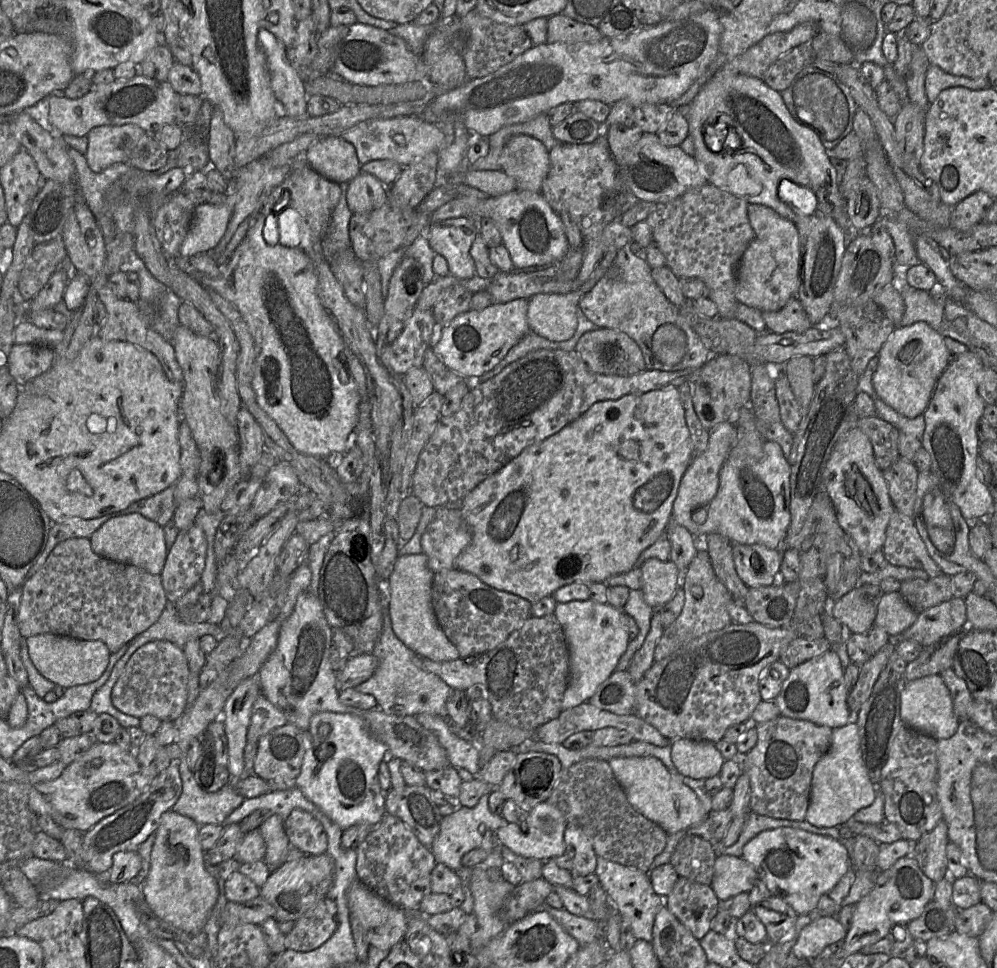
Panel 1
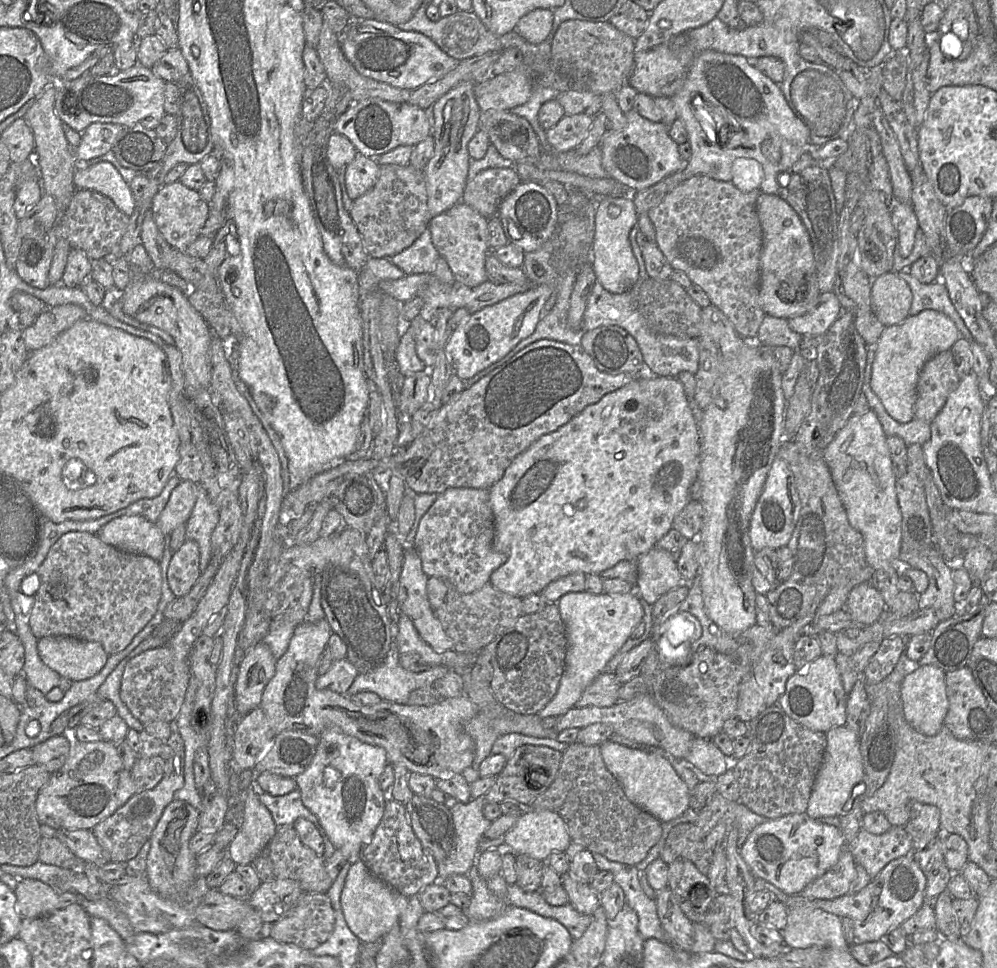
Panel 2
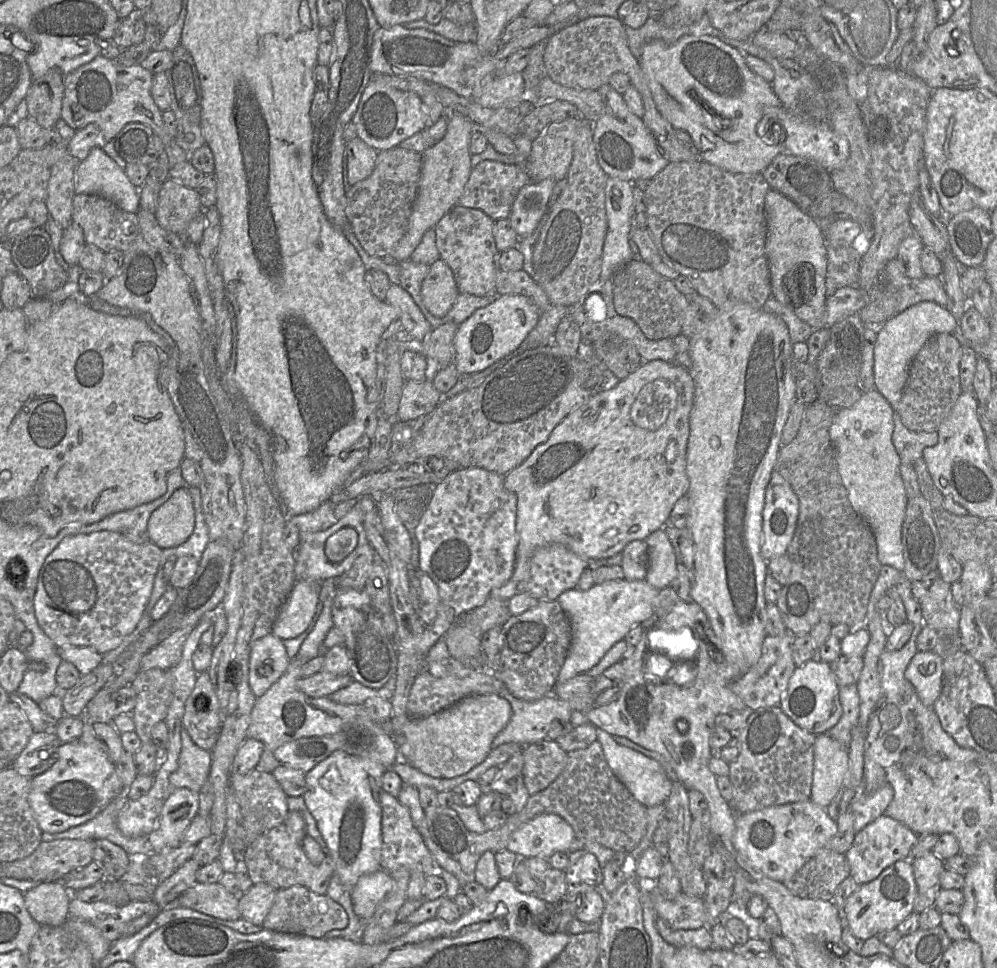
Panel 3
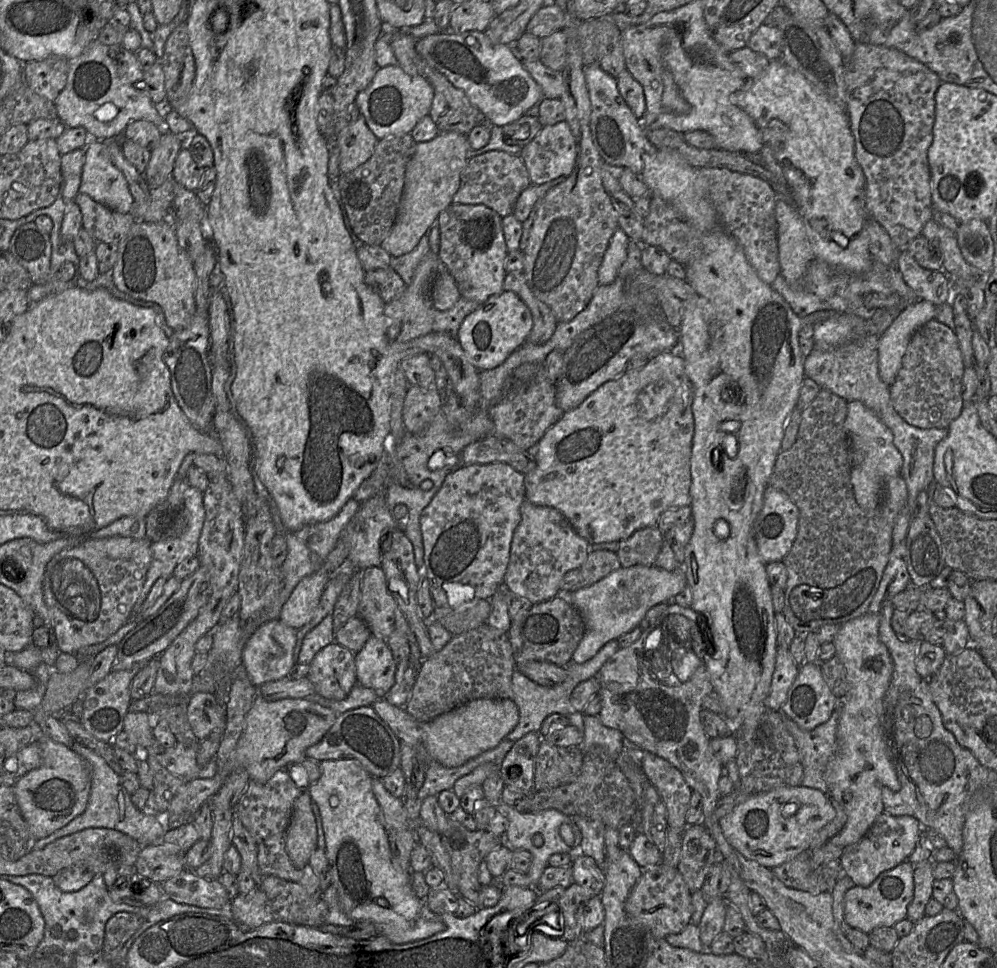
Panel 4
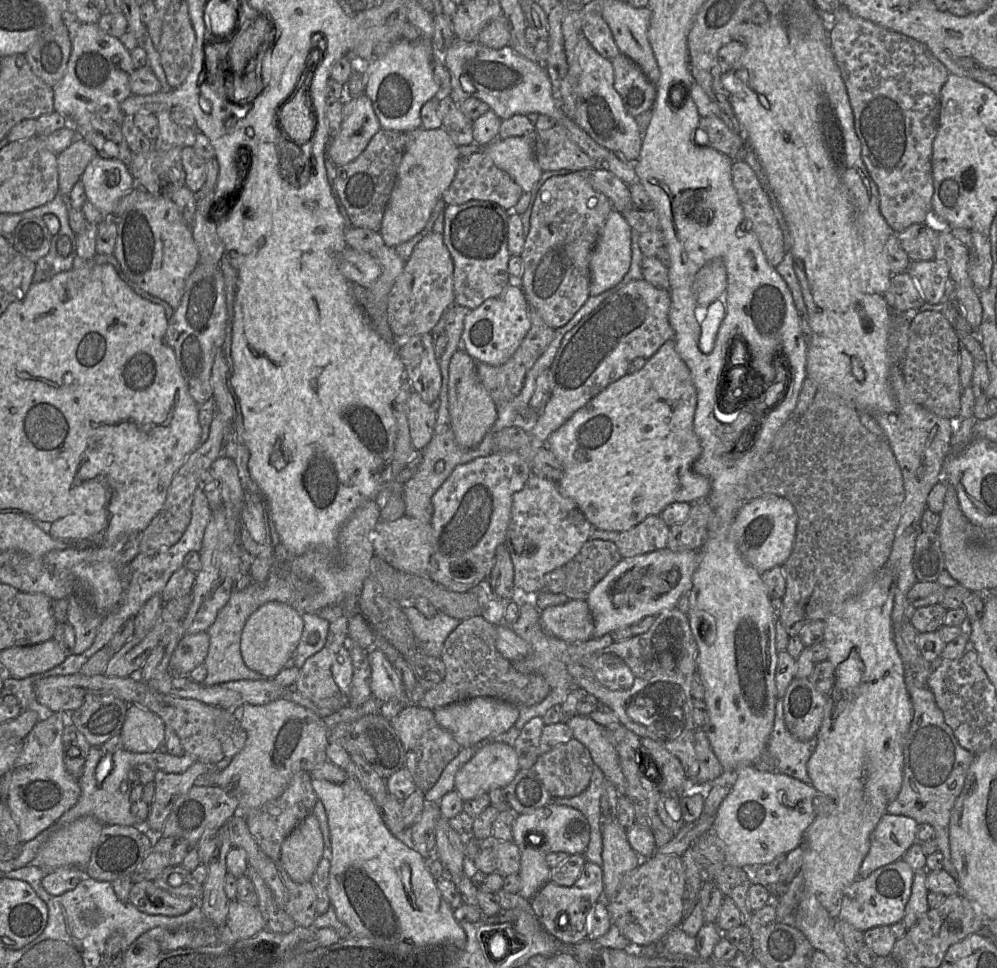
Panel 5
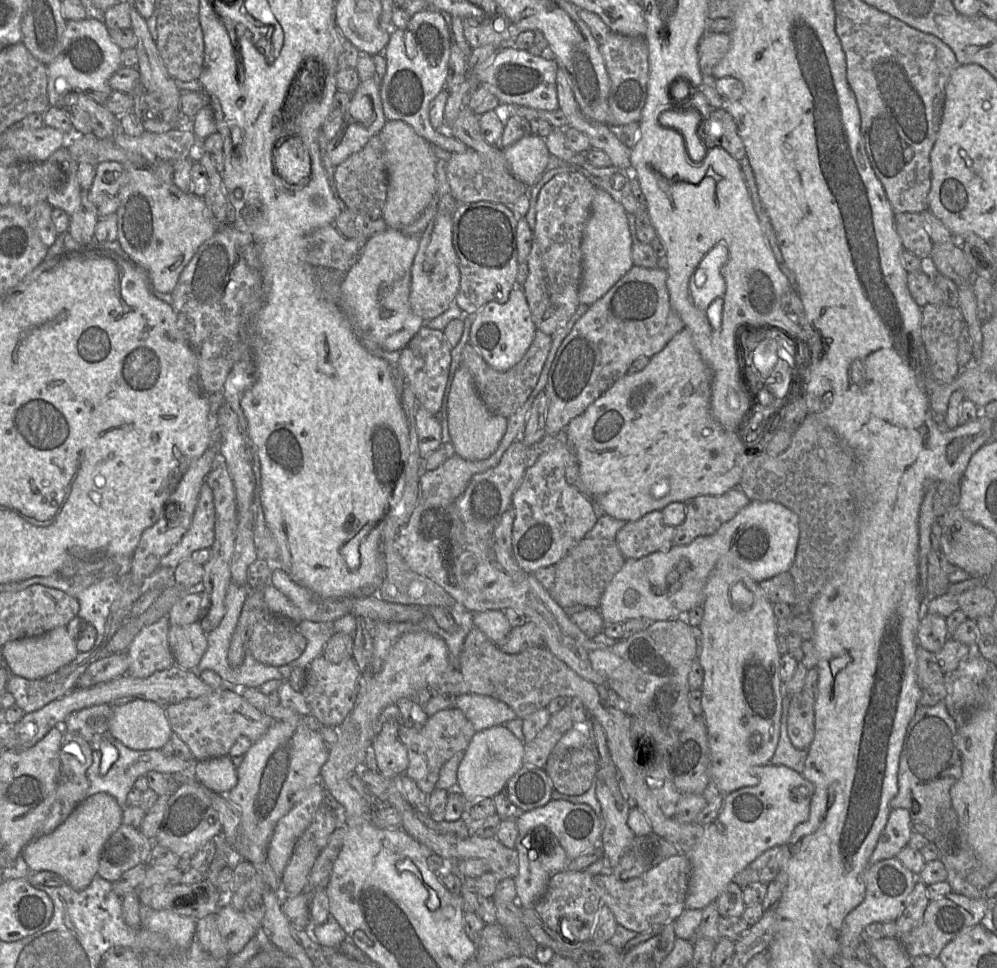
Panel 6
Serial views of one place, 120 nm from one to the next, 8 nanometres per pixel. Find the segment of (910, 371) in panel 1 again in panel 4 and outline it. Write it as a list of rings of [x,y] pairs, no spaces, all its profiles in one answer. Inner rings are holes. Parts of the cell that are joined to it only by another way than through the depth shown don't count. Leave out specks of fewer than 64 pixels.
[[[919,300],[904,308],[879,337],[878,371],[889,387],[895,382],[903,356],[914,332],[931,319],[935,319],[936,305]]]

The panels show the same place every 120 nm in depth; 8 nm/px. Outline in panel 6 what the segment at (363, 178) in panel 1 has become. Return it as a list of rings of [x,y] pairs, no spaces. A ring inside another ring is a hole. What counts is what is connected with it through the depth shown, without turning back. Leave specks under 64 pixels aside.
[[[376,77],[361,81],[351,94],[339,131],[326,145],[325,154],[333,166],[341,164],[349,156],[360,151],[373,135],[381,131],[385,122],[379,81]]]

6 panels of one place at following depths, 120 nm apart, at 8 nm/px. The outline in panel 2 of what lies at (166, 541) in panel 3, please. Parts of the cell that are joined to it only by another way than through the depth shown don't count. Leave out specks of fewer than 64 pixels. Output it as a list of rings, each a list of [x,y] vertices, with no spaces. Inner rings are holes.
[[[181,480],[173,489],[155,523],[164,535],[171,534],[176,527],[186,524],[196,503],[198,485],[188,480]]]

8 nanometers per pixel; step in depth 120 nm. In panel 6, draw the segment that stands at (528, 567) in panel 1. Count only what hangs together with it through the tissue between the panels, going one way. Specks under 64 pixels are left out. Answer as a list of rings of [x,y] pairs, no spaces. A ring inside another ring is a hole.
[[[684,327],[660,352],[650,358],[649,363],[643,370],[634,374],[627,373],[624,375],[602,396],[588,406],[583,413],[568,424],[565,429],[565,434],[576,454],[581,480],[589,491],[593,501],[604,514],[625,522],[636,521],[652,511],[662,511],[672,502],[686,503],[702,495],[718,496],[734,487],[738,487],[746,465],[760,452],[749,449],[754,448],[755,445],[747,447],[743,444],[738,436],[739,430],[727,430],[713,417],[711,412],[711,382],[712,372],[697,351],[691,332]]]

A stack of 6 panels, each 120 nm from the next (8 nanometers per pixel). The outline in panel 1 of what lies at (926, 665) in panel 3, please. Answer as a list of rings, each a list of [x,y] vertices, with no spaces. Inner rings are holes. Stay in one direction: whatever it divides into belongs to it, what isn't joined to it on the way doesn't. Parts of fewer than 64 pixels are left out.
[[[939,674],[908,681],[901,693],[900,713],[904,724],[936,740],[953,736],[960,723],[953,711],[950,691]]]

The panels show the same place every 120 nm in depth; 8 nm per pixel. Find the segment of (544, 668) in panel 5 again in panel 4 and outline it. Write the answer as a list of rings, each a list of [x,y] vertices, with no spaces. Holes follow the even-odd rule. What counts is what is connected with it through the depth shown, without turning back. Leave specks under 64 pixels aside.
[[[617,640],[606,643],[599,652],[590,660],[584,663],[575,663],[572,660],[565,666],[567,673],[566,679],[554,686],[541,686],[530,680],[519,670],[515,669],[512,673],[512,693],[511,700],[516,704],[519,711],[517,725],[506,736],[507,739],[515,742],[529,732],[539,732],[544,719],[553,714],[559,713],[568,716],[572,712],[570,697],[574,688],[581,682],[586,681],[596,675],[601,667],[620,649]]]

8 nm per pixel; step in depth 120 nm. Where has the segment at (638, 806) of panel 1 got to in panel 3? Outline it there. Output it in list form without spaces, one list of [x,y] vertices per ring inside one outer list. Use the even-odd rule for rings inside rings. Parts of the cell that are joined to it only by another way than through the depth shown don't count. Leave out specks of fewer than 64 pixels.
[[[602,729],[597,730],[597,740],[602,746],[605,759],[611,771],[633,797],[645,807],[663,804],[670,795],[673,777],[670,777],[663,766],[656,760],[631,748],[617,744],[614,739],[616,737]]]

